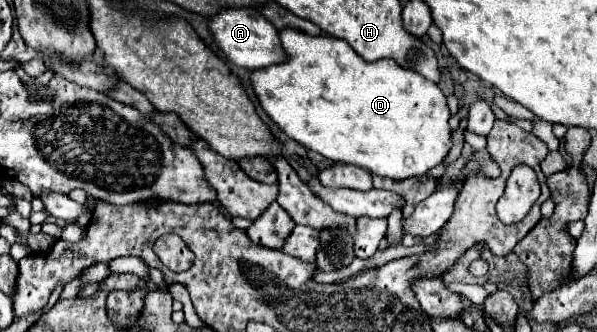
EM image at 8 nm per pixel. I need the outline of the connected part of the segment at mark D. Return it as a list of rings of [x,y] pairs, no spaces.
[[[285,27],[279,31],[279,39],[285,51],[285,61],[251,71],[249,79],[263,111],[291,139],[331,161],[353,163],[389,179],[421,177],[443,161],[451,149],[451,129],[447,125],[451,113],[437,83],[411,69],[399,67],[389,59],[367,63],[353,53],[353,47],[347,41],[335,37],[313,37],[299,29]]]

